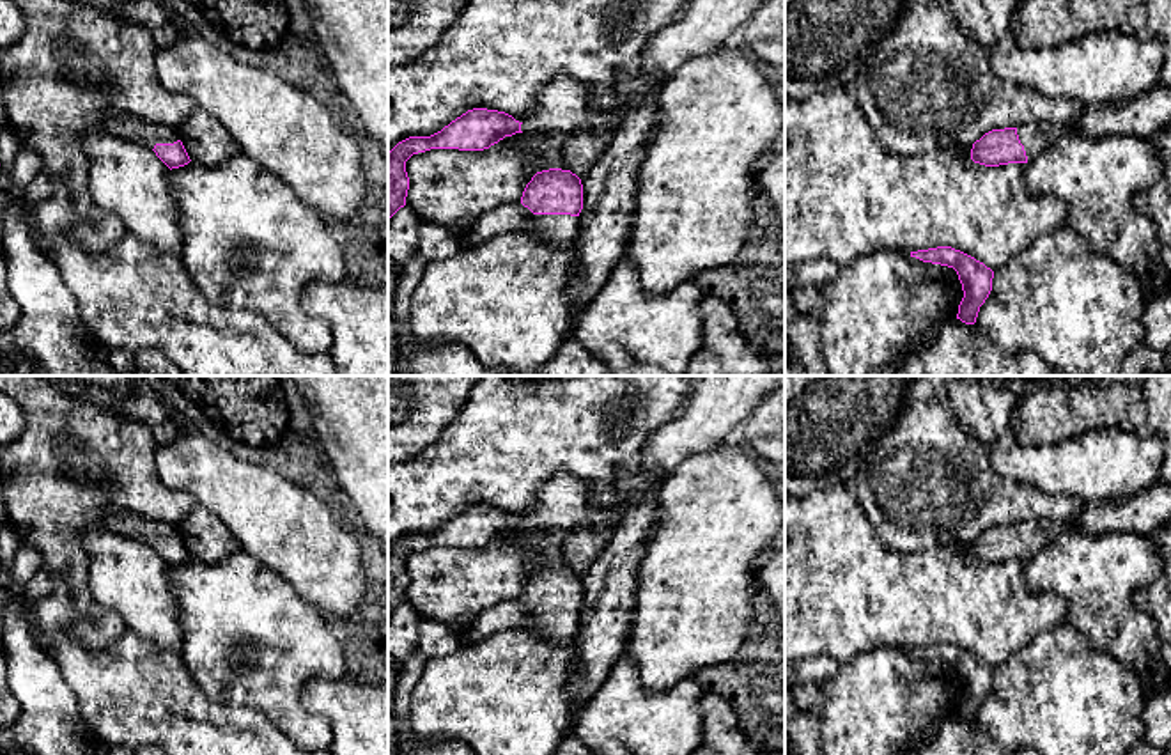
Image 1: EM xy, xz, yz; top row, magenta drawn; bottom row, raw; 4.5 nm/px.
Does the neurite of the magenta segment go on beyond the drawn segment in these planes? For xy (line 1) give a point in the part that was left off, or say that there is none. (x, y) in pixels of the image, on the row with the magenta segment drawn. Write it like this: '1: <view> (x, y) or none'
1: xy (131, 128)

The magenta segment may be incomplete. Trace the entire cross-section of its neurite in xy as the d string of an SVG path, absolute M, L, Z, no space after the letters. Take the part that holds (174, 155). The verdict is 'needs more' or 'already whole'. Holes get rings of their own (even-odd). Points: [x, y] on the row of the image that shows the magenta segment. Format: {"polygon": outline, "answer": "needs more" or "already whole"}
{"polygon": "M113 113L106 129L131 142L140 142L172 170L188 165L191 160L179 140L177 129L147 122L143 119Z", "answer": "needs more"}

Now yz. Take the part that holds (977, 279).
{"polygon": "M951 246L911 252L911 257L916 257L923 262L948 266L957 271L964 291L957 319L965 324L974 324L980 307L992 291L994 271L974 257Z", "answer": "already whole"}

